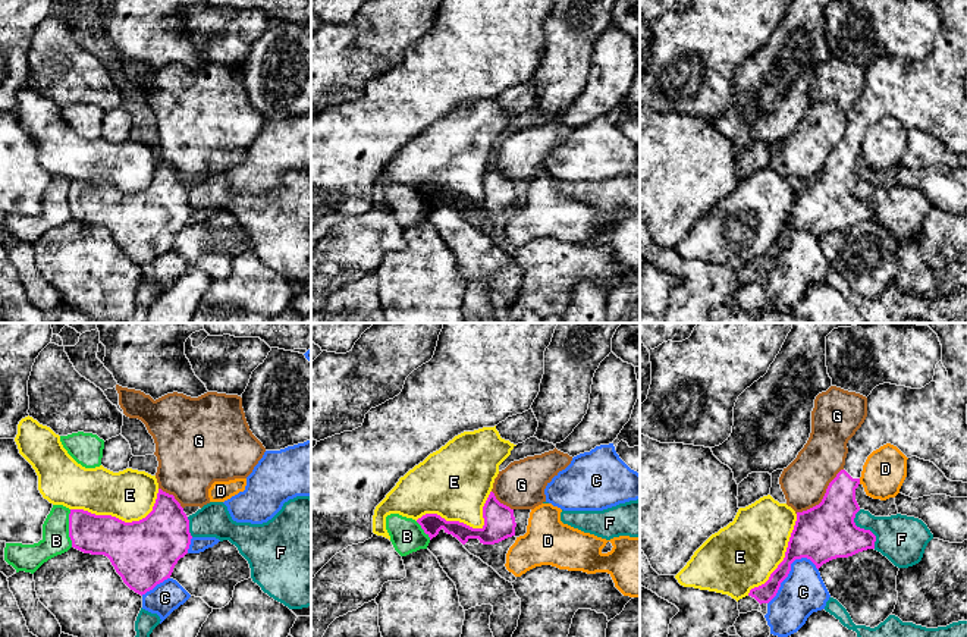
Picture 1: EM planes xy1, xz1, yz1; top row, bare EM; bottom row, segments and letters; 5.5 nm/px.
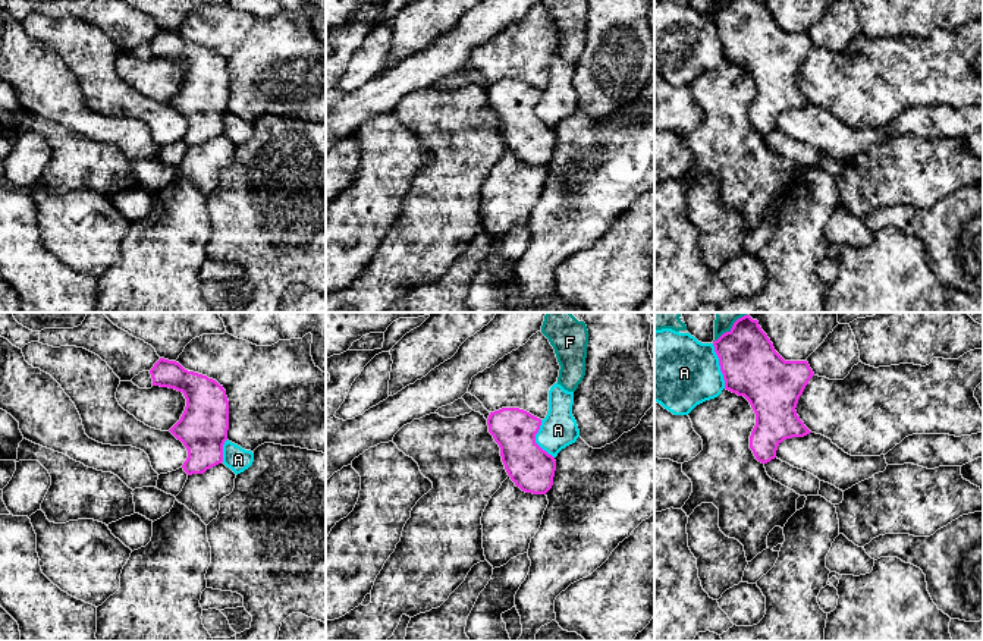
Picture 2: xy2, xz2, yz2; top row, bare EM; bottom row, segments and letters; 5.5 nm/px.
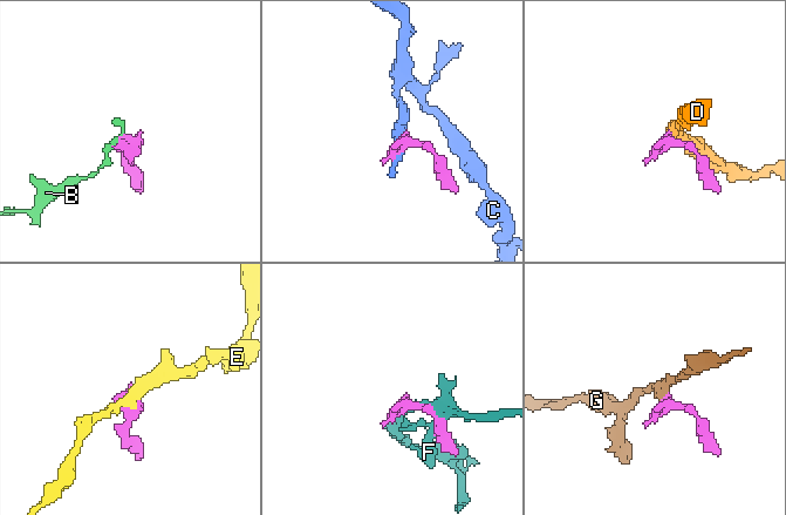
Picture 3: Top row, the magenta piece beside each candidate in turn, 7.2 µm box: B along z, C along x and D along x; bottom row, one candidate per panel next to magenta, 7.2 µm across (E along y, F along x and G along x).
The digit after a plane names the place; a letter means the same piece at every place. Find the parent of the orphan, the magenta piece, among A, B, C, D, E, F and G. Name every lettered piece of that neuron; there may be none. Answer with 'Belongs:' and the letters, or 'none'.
Belongs: none

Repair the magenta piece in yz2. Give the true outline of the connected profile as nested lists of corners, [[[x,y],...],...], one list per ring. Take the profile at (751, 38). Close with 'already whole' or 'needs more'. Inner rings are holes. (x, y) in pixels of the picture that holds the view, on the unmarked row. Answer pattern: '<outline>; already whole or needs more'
[[[731,0],[713,18],[725,60],[744,67],[756,85],[750,120],[759,133],[775,131],[783,111],[811,104],[795,82],[814,47],[807,32],[785,32],[761,0]]]; already whole

